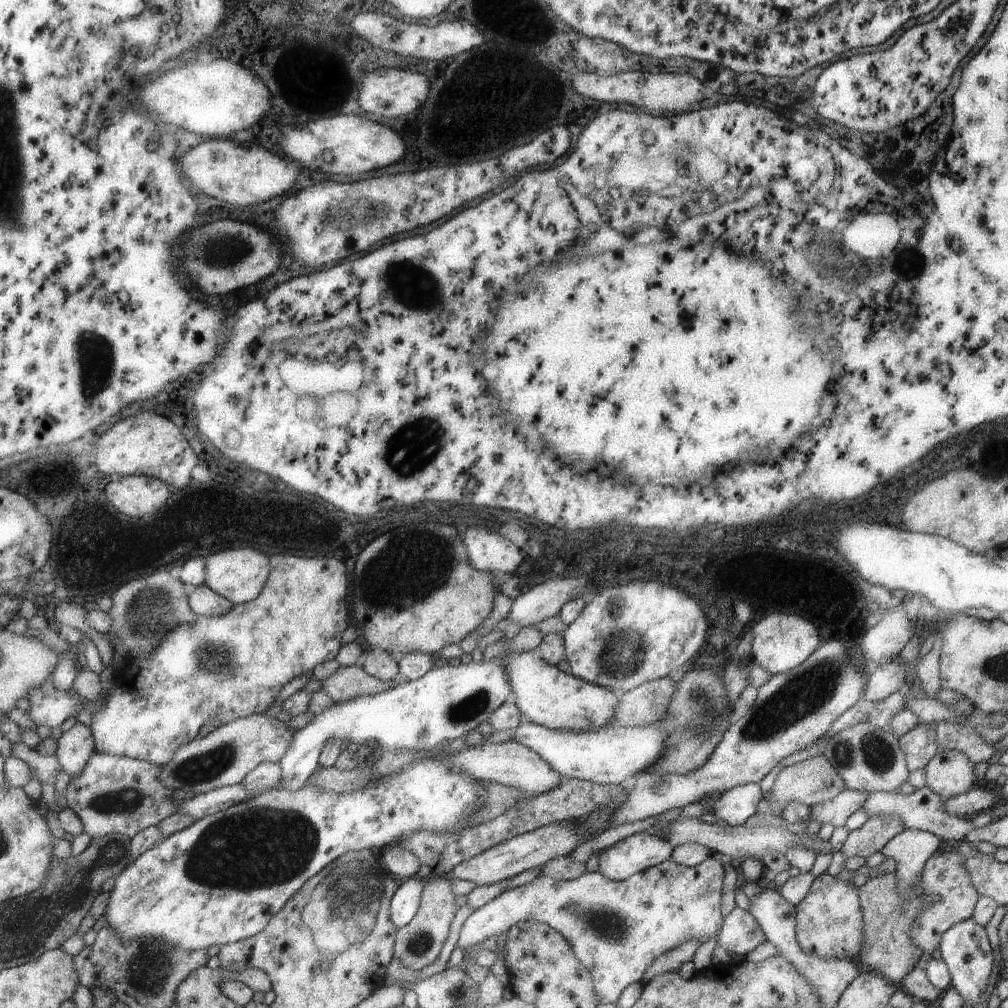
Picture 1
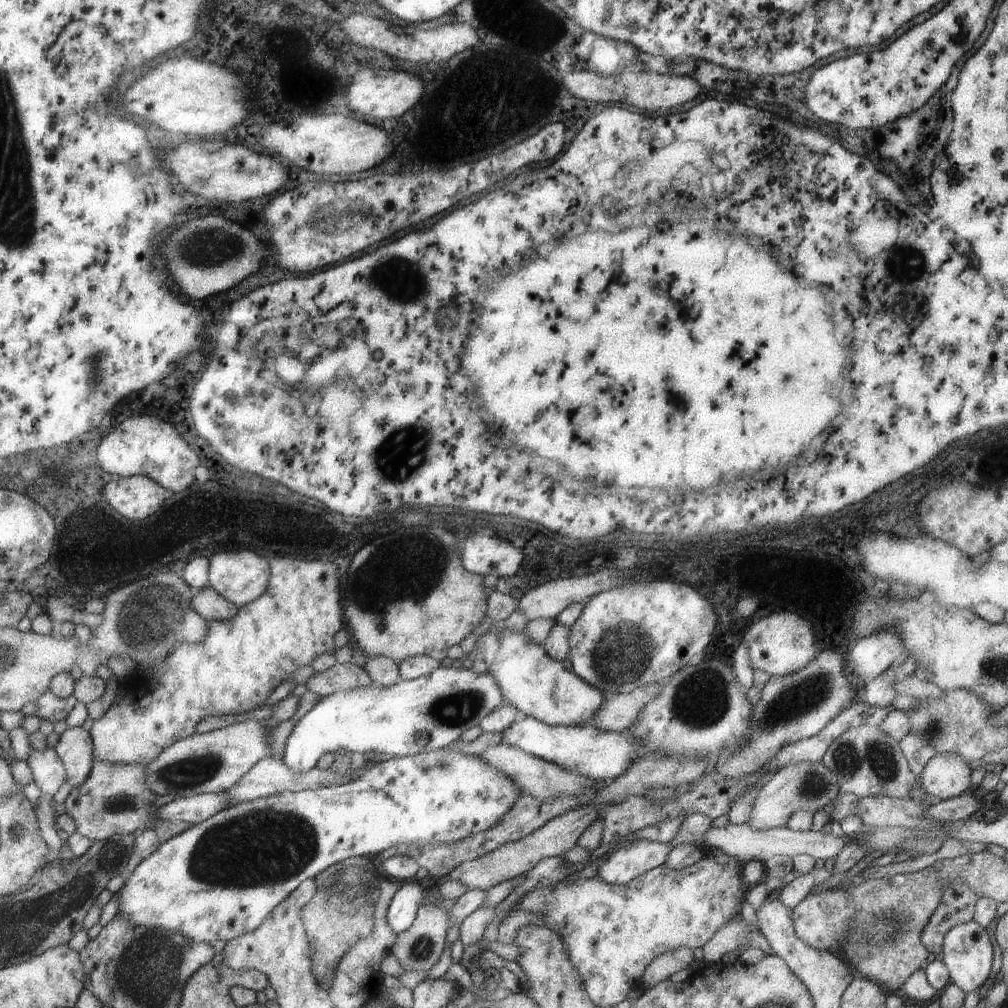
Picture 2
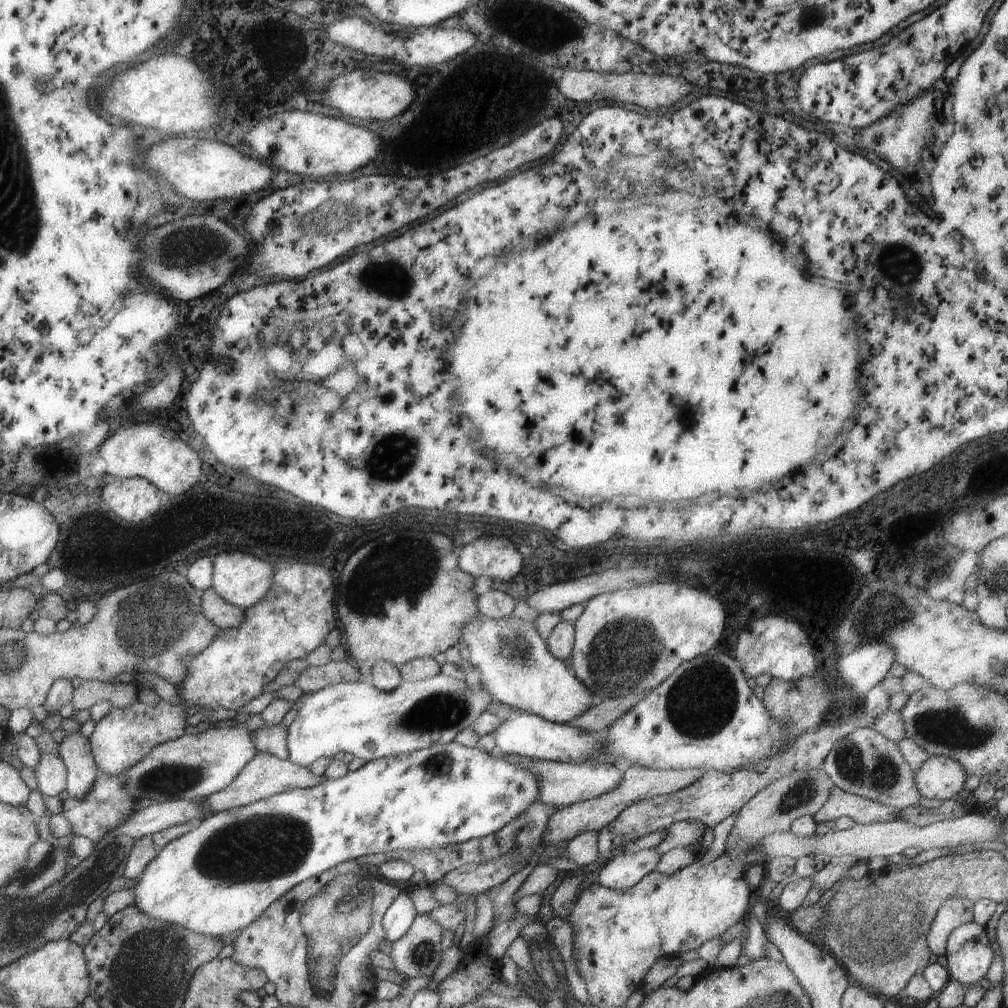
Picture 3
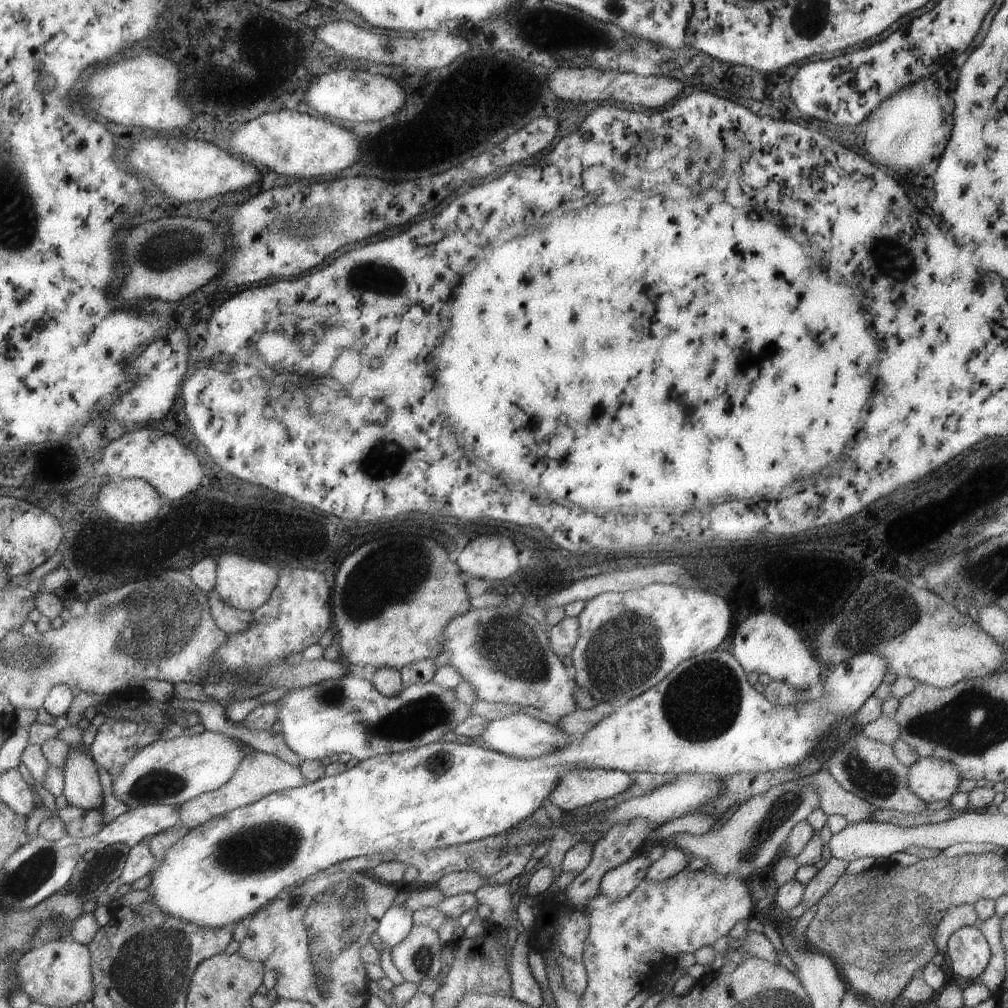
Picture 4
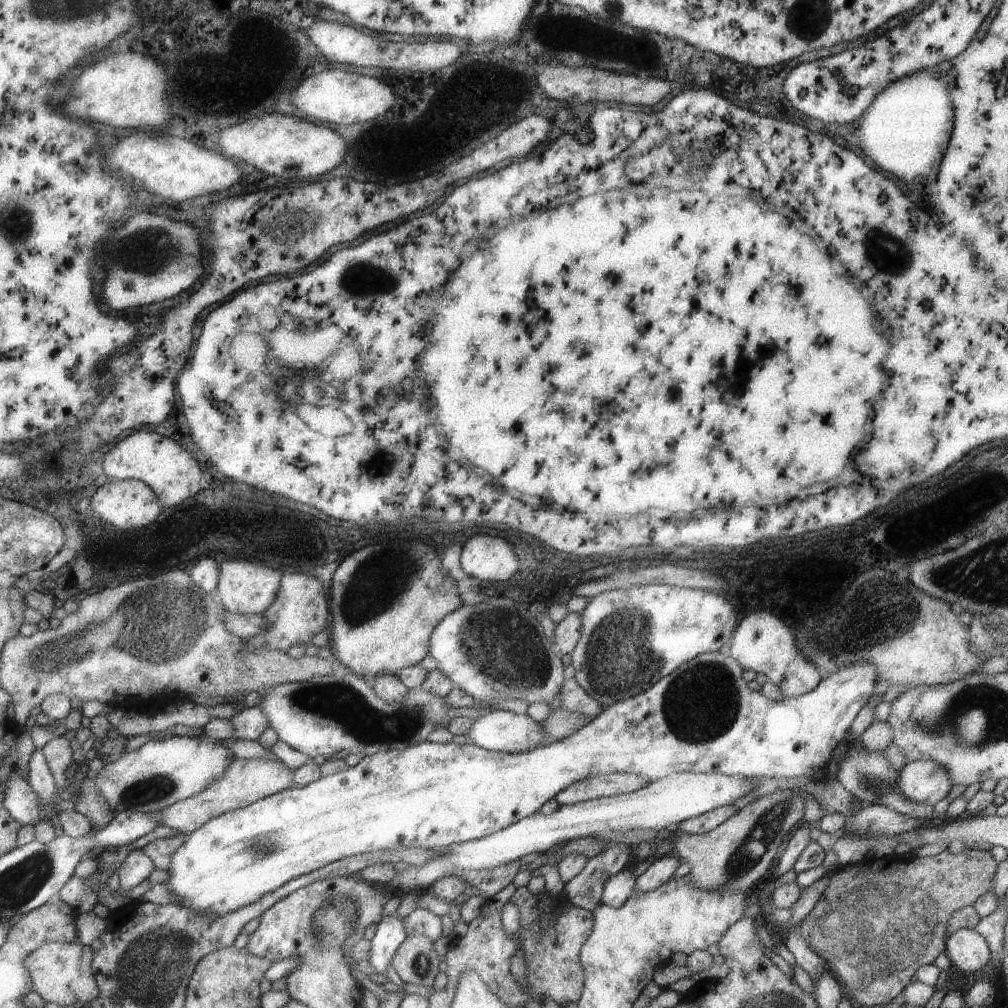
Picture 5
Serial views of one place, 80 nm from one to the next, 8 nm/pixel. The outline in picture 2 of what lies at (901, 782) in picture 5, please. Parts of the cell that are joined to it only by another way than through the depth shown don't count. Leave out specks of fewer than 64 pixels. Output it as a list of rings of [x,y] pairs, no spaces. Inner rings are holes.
[[[936,752],[924,764],[917,785],[925,793],[942,801],[972,789],[969,783],[971,771],[959,755]]]

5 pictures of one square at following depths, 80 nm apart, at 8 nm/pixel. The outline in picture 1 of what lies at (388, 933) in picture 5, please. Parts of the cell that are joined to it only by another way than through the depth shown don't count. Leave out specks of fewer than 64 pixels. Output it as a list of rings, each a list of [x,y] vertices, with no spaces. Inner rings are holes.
[[[415,876],[404,879],[391,895],[389,916],[397,929],[407,924],[416,913],[423,887],[424,880]]]

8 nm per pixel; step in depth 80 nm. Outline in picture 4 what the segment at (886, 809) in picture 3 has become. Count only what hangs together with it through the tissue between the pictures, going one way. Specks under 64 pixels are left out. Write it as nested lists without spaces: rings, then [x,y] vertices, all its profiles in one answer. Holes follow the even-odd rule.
[[[826,771],[799,777],[809,783],[820,796],[819,808],[826,816],[839,815],[849,823],[860,823],[872,820],[872,814],[877,810],[872,804],[862,798],[843,790]]]

